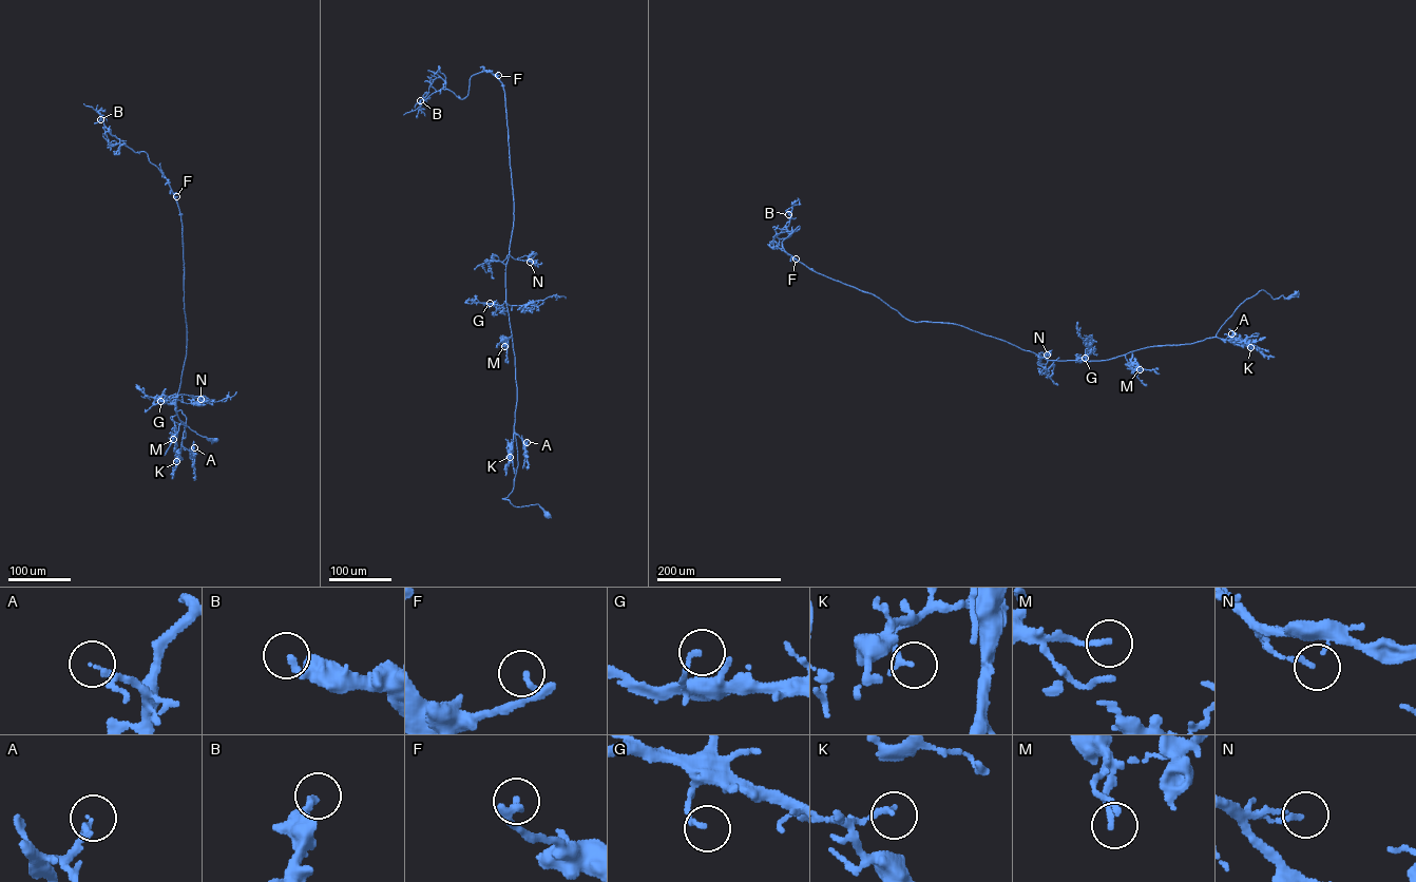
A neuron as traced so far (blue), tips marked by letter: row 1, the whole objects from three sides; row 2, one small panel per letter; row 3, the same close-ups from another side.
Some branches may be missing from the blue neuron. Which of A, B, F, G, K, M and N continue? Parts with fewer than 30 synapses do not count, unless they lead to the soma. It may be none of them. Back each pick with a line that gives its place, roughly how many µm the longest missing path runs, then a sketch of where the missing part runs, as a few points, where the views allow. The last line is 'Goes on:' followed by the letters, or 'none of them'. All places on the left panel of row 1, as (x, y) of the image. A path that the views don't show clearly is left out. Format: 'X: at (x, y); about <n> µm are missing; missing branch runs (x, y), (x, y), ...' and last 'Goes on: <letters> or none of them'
A: at (194, 447); about 15 µm are missing
Goes on: A

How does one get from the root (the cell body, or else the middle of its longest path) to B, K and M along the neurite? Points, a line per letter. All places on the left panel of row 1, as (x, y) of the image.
B: (215, 440), (170, 418), (184, 414), (185, 438), (176, 410), (187, 330), (177, 203), (147, 153), (100, 119)
K: (215, 440), (172, 421), (170, 417), (178, 410), (182, 410), (186, 420), (176, 461)
M: (215, 440), (172, 421), (170, 417), (180, 409), (186, 418), (183, 439), (186, 437), (182, 421), (173, 439)

